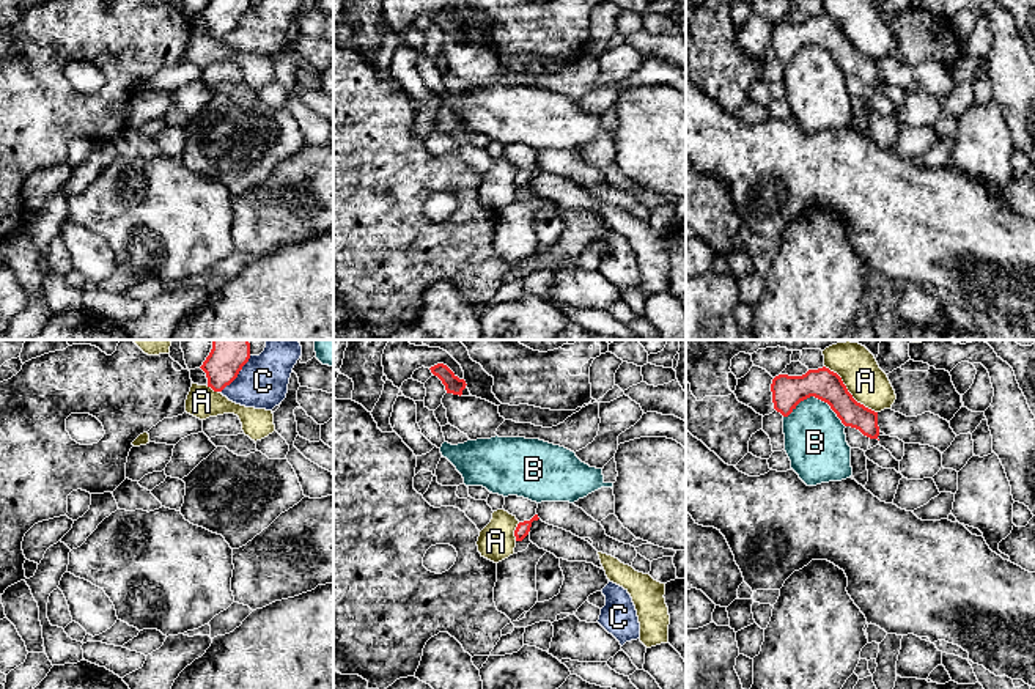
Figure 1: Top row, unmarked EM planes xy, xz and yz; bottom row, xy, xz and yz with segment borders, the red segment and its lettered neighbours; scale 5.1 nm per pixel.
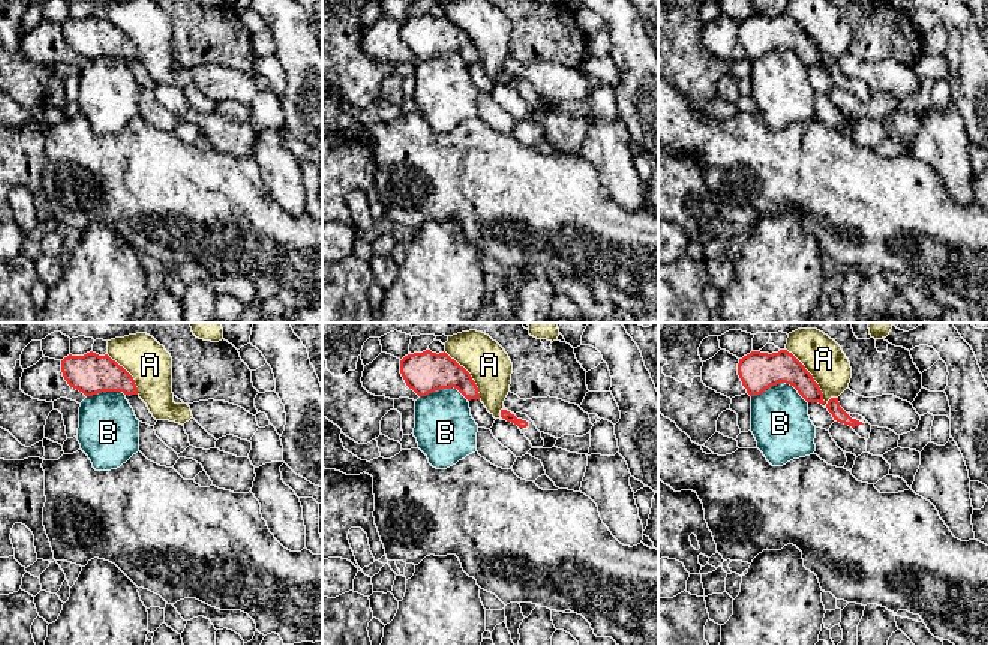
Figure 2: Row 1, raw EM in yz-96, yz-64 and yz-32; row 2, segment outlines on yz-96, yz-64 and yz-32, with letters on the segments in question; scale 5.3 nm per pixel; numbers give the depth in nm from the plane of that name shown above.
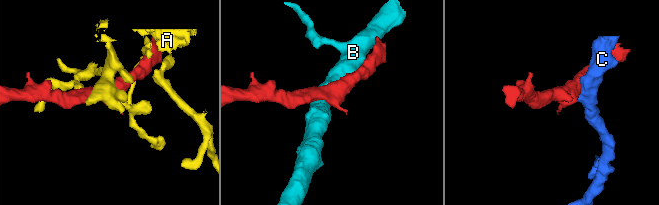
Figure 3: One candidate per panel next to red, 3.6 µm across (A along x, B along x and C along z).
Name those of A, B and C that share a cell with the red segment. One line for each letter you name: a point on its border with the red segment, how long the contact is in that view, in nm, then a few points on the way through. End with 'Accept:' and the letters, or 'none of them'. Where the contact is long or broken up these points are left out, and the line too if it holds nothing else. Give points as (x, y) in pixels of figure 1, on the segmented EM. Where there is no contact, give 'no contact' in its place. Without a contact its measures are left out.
Accept: none of them

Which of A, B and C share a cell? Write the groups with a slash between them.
A / B / C

